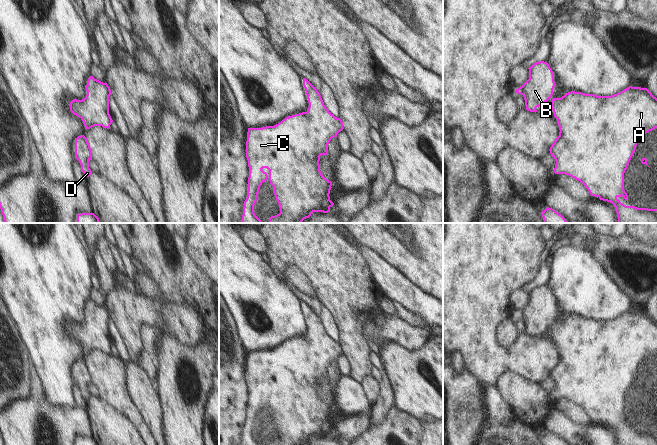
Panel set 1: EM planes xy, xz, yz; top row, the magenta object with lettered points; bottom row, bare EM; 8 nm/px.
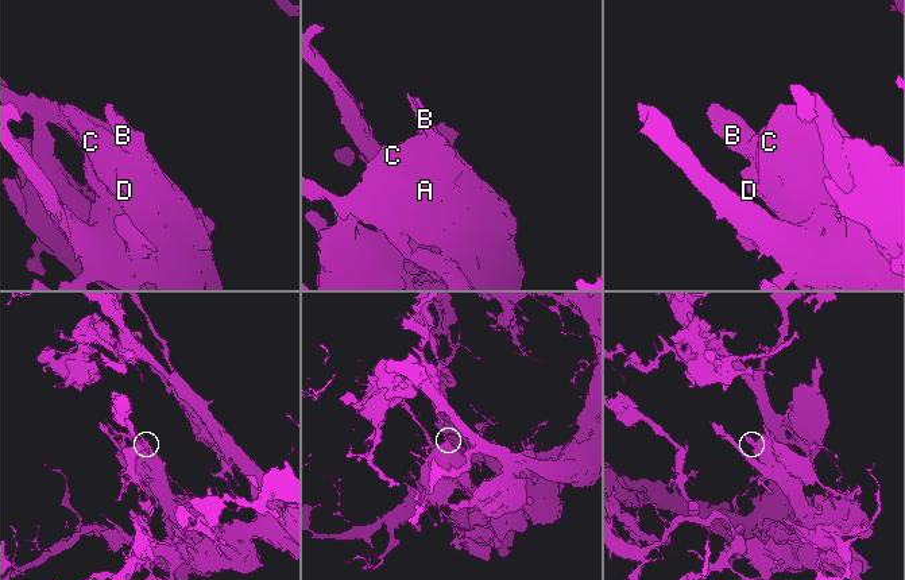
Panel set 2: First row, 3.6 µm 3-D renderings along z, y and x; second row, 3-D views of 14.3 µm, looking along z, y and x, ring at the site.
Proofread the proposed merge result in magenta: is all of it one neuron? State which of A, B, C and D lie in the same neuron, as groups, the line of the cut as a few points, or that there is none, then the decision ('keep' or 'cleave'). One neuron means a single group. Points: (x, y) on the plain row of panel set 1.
A B C D | no cut | keep

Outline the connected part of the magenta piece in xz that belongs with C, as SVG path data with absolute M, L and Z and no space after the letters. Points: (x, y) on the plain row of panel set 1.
M303 302L303 310L309 327L306 336L288 340L274 350L248 352L246 365L246 382L249 391L248 415L241 445L261 445L254 437L254 429L260 410L267 403L273 410L273 417L280 432L280 437L271 440L269 445L303 445L313 436L330 436L330 432L334 429L329 420L332 406L322 399L319 385L321 379L328 380L328 368L344 353L343 346L326 332L320 317L306 302Z

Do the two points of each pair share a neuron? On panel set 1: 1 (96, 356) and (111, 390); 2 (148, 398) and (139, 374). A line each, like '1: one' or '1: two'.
1: one
2: one

